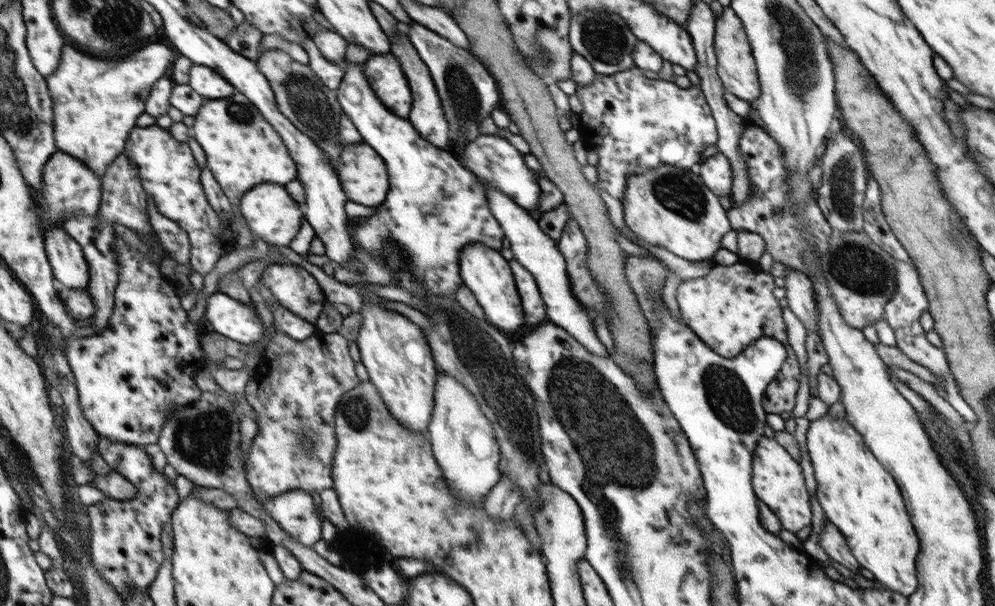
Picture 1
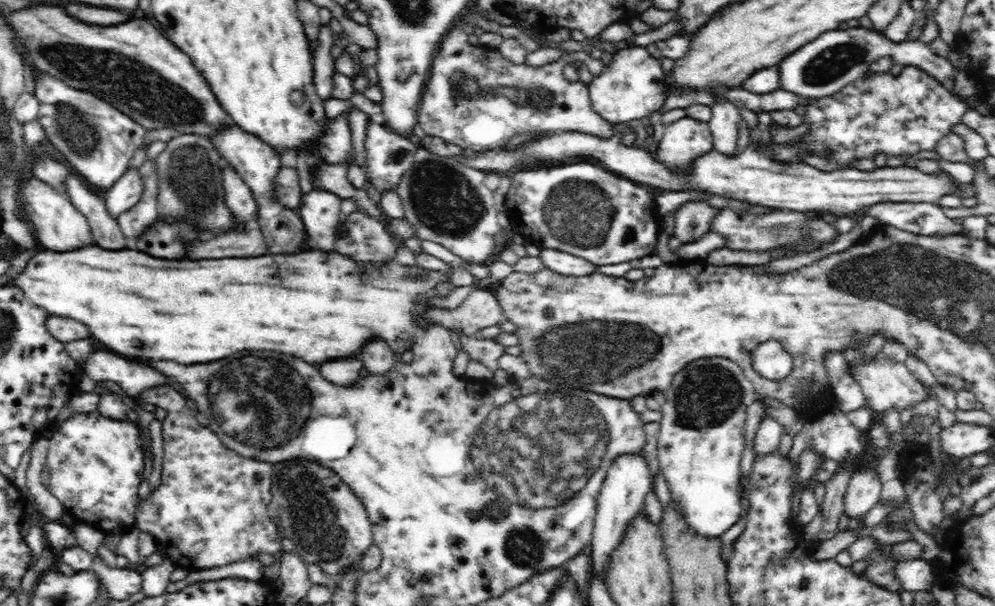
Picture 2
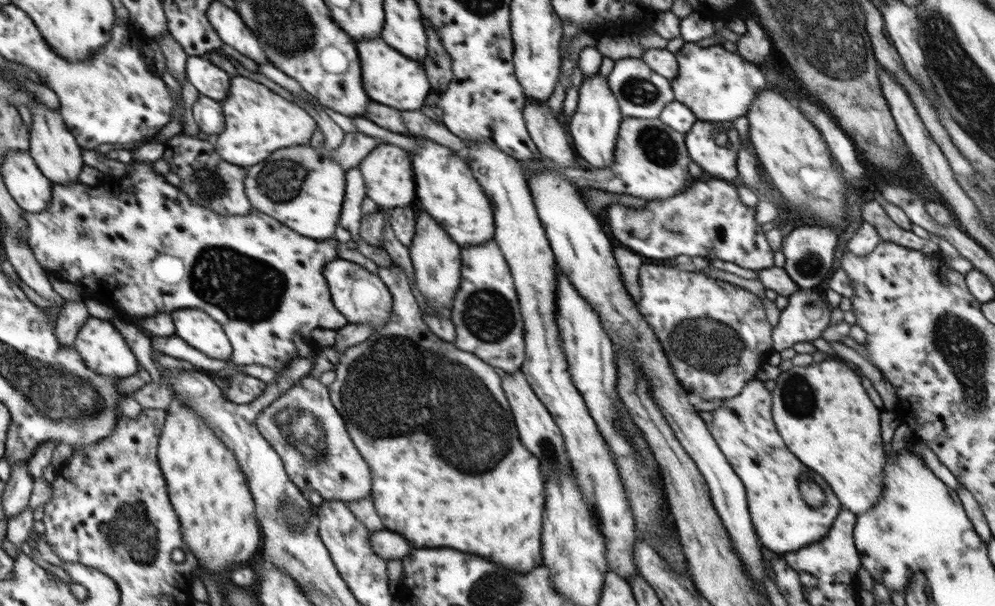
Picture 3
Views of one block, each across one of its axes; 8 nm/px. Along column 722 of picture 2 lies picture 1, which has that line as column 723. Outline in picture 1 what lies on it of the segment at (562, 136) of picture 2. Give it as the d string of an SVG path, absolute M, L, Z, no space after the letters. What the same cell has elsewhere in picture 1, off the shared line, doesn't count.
M717 152L716 155L701 162L697 166L702 183L704 183L715 196L726 197L731 195L731 186L734 182L734 173L732 165L727 156Z

